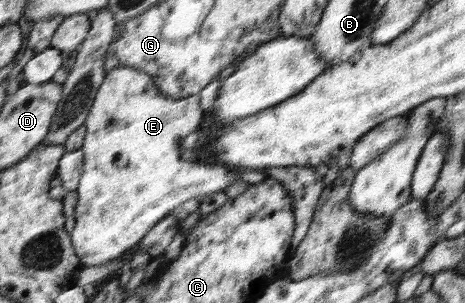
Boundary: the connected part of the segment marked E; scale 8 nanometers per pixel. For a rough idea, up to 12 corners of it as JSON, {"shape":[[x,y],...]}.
{"shape":[[108,72],[71,233],[85,266],[139,245],[237,169],[187,162],[199,94]]}

